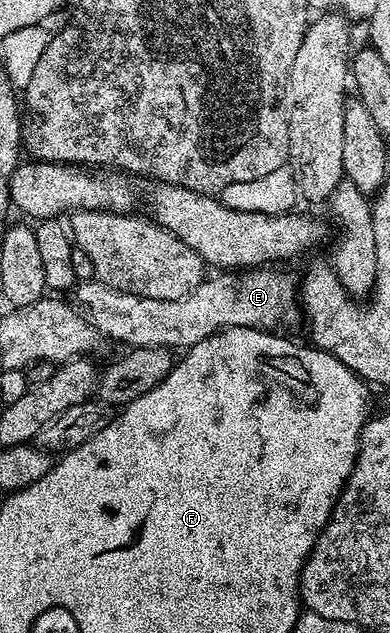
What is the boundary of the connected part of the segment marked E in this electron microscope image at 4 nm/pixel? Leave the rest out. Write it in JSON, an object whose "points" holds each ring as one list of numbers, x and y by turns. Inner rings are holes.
{"points":[[271,269,248,270,241,273,244,274,241,278,235,278,232,272,220,272,217,278,205,277,194,292,178,300,143,298,125,290,115,290,99,280,81,281,74,295,81,302,83,313,105,339,114,338,125,342,128,348,141,350,152,350,156,346,187,348,226,326,274,330,278,323,292,323,299,312,297,283,295,286,293,278,284,272,268,270]]}

